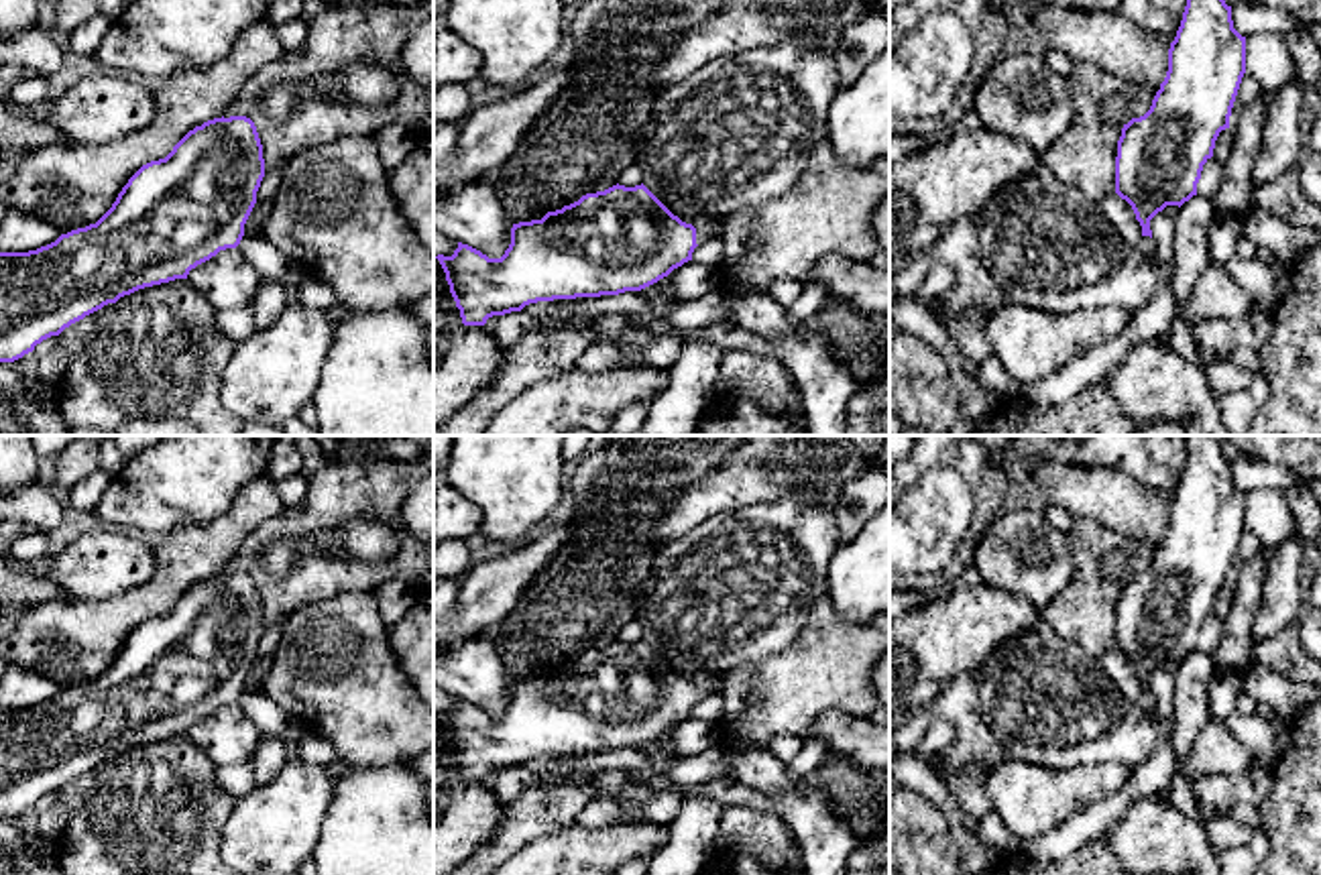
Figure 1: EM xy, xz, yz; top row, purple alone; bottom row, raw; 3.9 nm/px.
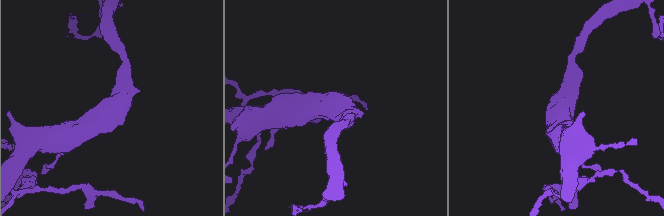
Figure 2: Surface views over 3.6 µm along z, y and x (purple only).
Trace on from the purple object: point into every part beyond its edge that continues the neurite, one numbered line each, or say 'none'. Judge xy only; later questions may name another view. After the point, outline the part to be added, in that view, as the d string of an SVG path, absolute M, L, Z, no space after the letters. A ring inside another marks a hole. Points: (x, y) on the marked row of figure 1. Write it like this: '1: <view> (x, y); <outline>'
1: xy (263, 257); M263 234L242 236L238 250L244 254L254 273L265 281L281 283L289 293L305 277L305 269L275 248Z

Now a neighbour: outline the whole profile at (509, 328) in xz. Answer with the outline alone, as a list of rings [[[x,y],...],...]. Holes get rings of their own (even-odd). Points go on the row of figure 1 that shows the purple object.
[[[511,311],[499,315],[491,334],[499,342],[501,348],[511,348],[517,344],[525,334],[537,332],[539,319],[525,313],[525,311]]]

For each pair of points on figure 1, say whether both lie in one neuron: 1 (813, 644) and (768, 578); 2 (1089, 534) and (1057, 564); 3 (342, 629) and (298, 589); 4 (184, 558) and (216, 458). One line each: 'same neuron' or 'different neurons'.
1: different neurons
2: different neurons
3: different neurons
4: different neurons

